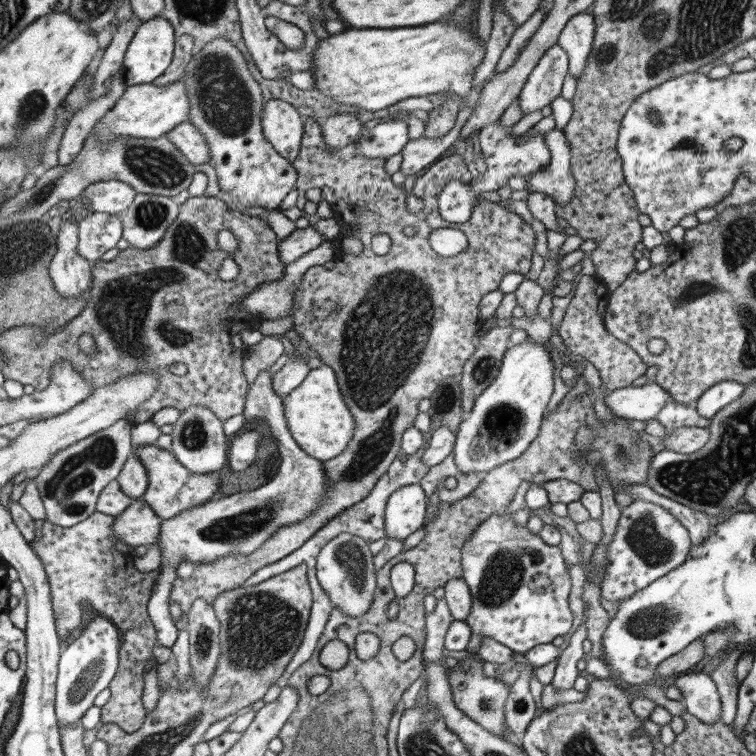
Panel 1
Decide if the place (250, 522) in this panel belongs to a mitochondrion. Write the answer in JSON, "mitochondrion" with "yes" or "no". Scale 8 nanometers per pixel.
{"mitochondrion":"yes"}

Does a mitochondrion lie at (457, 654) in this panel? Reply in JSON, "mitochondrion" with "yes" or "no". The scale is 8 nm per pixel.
{"mitochondrion":"no"}

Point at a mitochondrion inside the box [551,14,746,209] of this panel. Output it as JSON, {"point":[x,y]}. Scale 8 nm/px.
{"point":[694,147]}

